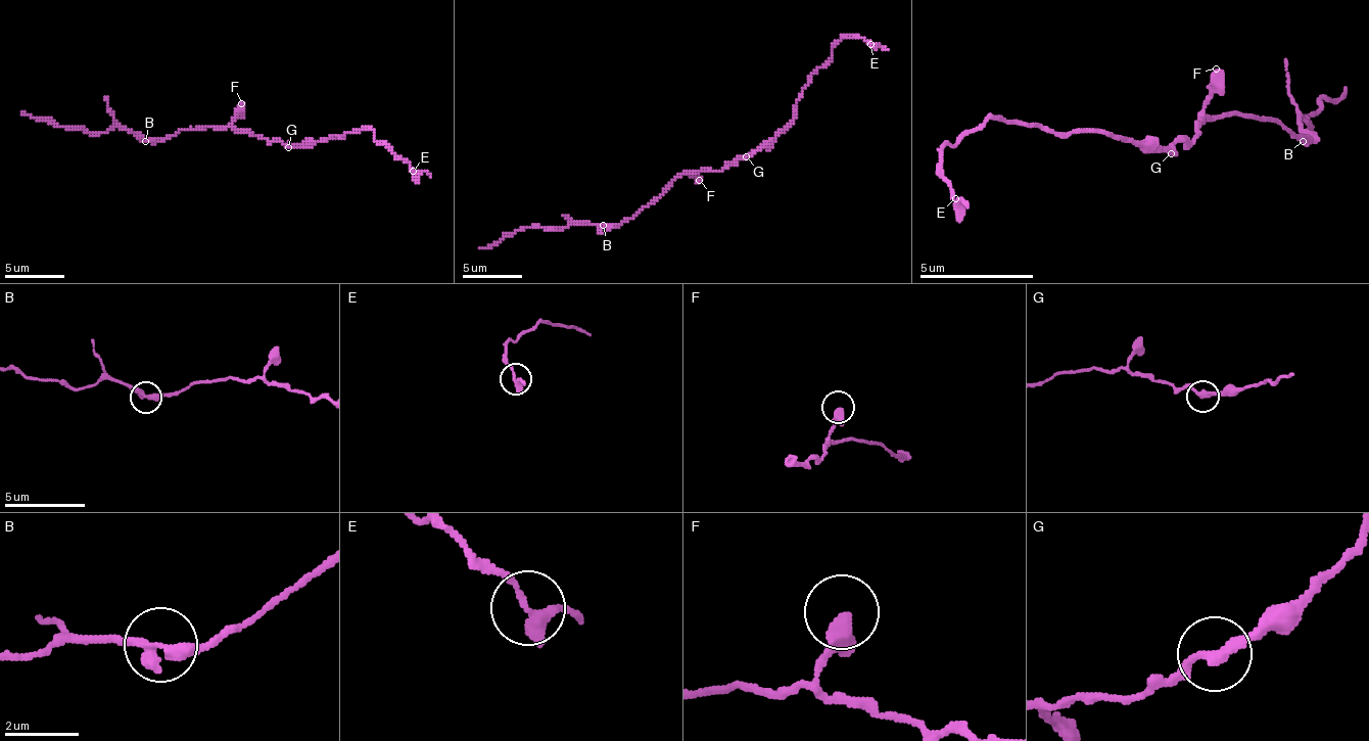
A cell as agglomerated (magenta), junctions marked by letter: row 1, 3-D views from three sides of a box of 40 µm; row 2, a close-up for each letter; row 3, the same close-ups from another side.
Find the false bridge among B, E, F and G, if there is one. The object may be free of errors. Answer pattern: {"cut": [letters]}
{"cut": ["B"]}

